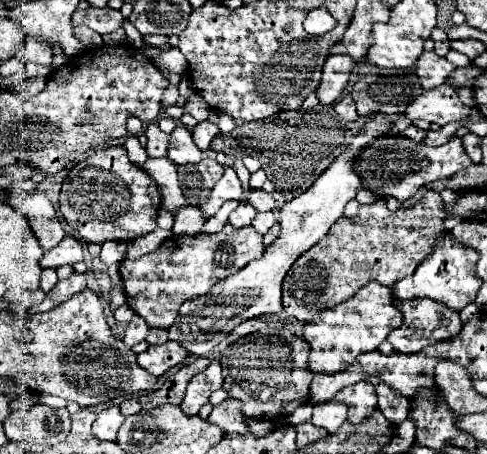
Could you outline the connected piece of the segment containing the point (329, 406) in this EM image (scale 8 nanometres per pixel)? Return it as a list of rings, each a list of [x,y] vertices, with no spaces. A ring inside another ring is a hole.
[[[325,402],[313,406],[313,418],[311,422],[315,426],[325,428],[329,434],[337,432],[337,428],[347,420],[347,408],[341,402]]]

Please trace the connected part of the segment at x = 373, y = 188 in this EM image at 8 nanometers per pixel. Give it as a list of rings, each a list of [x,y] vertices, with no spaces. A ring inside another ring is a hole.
[[[385,134],[381,140],[373,140],[373,144],[369,144],[361,156],[357,156],[357,164],[353,166],[357,168],[357,176],[361,176],[361,188],[381,196],[393,196],[403,202],[415,196],[421,186],[441,178],[451,178],[469,164],[471,160],[461,146],[461,138],[457,136],[443,146],[427,146],[405,136]]]

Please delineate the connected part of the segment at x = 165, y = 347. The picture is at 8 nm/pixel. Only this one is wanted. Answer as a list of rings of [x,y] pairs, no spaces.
[[[169,340],[159,346],[149,346],[145,352],[137,354],[137,364],[141,364],[141,368],[145,368],[149,374],[161,376],[169,368],[181,364],[187,356],[189,352],[181,344]]]

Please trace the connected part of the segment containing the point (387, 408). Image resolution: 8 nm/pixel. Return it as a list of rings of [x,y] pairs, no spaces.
[[[369,376],[367,382],[375,386],[375,392],[379,398],[377,408],[383,412],[383,416],[393,424],[401,424],[409,414],[409,400],[399,392],[391,390],[389,386],[385,386],[381,380],[377,380],[377,376]]]

